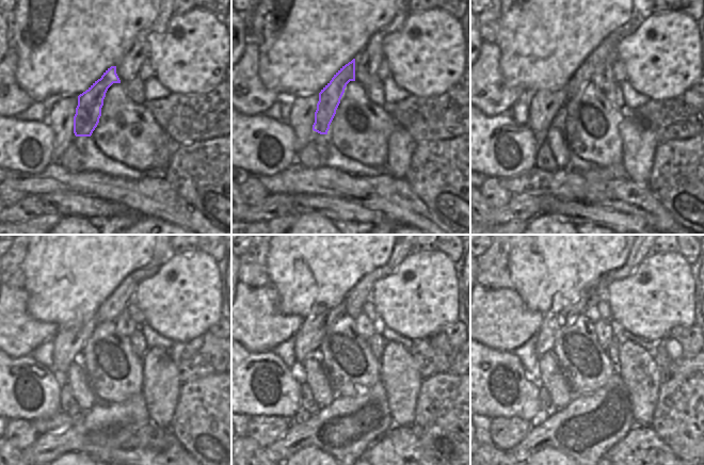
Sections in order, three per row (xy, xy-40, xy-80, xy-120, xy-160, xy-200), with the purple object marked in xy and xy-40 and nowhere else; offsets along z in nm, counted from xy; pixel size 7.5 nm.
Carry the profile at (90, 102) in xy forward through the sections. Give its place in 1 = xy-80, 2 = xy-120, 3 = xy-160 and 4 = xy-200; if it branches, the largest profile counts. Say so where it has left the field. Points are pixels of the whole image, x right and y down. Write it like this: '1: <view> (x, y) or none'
1: xy-80 (584, 75)
2: xy-120 (123, 295)
3: xy-160 (354, 301)
4: xy-200 (635, 256)

